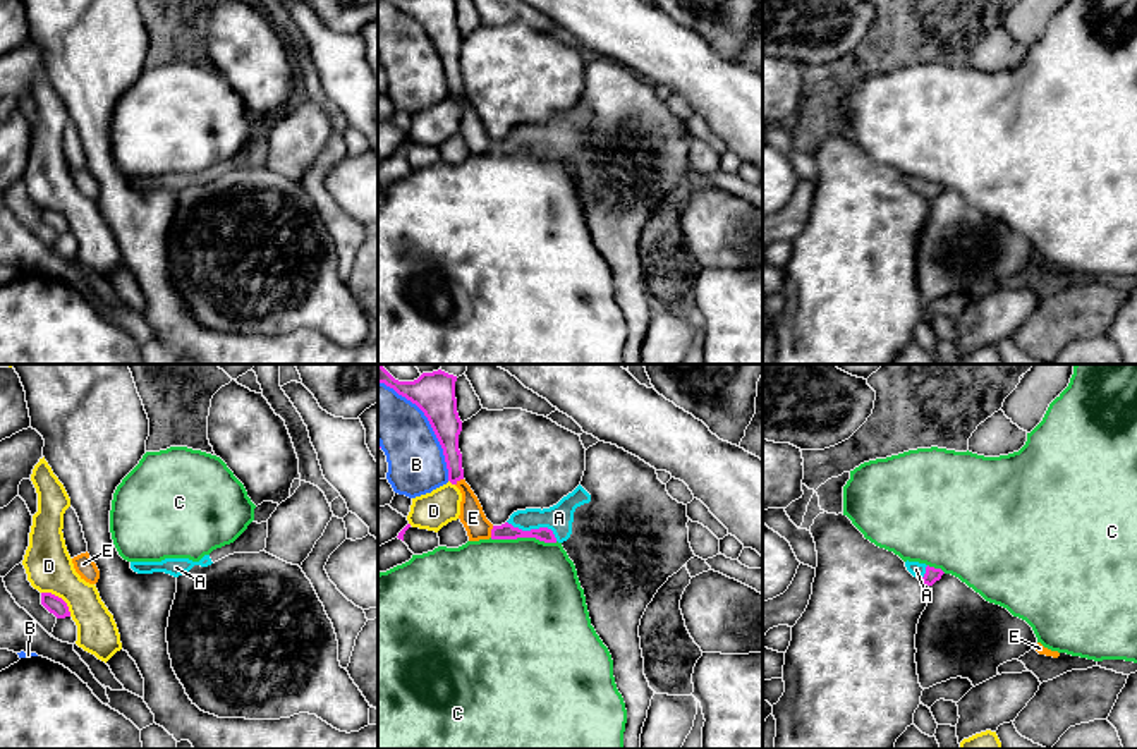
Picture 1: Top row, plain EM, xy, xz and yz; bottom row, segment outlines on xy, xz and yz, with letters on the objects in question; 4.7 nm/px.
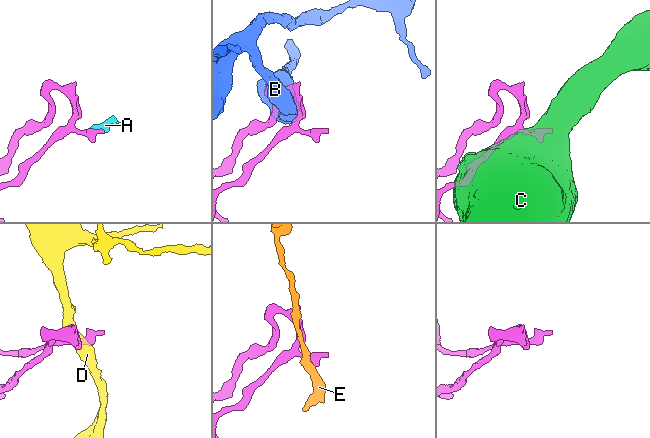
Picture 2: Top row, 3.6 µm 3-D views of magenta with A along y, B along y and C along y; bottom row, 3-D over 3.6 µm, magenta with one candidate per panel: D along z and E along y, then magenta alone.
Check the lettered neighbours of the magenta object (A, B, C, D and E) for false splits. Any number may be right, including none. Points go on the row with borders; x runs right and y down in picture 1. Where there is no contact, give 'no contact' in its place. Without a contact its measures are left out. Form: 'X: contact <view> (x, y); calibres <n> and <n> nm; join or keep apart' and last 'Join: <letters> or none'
A: contact xz (535, 529); calibres 80 and 130 nm; join
B: contact xz (430, 423); calibres 190 and 280 nm; keep apart
C: contact xz (524, 536); calibres 80 and 480 nm; keep apart
D: contact xy (60, 598); calibres 90 and 220 nm; keep apart
E: contact xz (492, 531); calibres 80 and 120 nm; keep apart
Join: A

